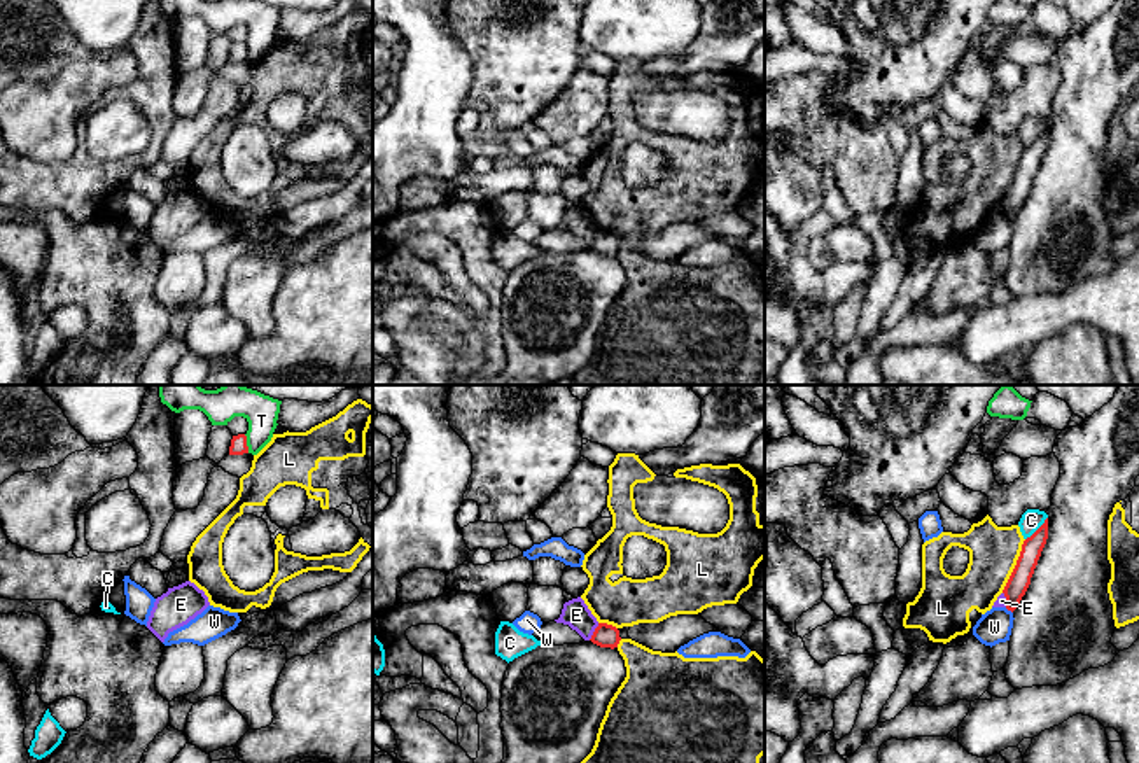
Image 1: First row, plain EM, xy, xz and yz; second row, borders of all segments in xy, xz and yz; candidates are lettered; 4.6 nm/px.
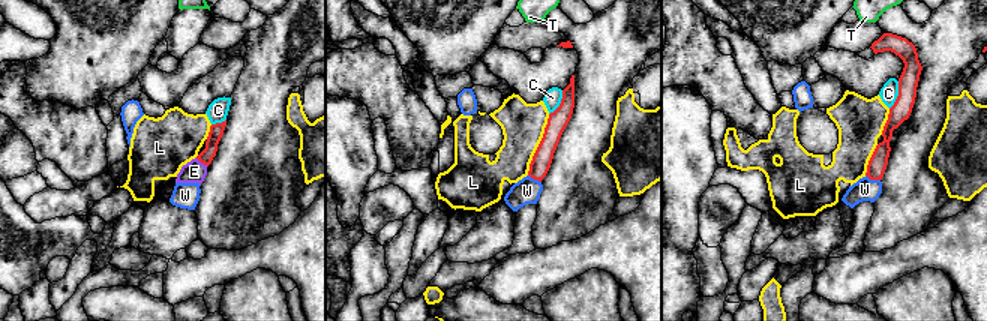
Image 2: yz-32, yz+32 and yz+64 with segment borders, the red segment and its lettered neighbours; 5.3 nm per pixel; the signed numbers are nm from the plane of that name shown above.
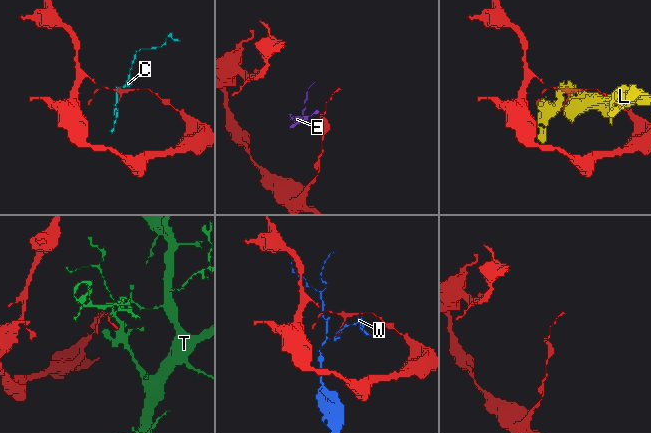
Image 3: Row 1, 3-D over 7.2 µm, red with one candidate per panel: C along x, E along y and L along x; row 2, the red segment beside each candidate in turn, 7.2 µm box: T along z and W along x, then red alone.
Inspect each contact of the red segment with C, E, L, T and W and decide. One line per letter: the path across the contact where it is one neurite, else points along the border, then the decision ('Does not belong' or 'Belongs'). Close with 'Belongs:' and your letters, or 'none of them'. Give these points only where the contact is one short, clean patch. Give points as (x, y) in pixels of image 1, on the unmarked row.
C: Does not belong
E: Boundary: xz (599, 231), (588, 247). Does not belong
L: Does not belong
T: Boundary: xy (244, 42), (249, 60). Does not belong
W: Does not belong
Belongs: none of them

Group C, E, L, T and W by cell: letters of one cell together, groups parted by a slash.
C / E / L / T / W

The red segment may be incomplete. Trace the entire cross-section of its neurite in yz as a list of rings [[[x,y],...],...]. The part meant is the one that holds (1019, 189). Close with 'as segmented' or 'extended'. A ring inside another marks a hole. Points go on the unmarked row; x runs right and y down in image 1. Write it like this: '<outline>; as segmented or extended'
[[[1048,126],[1045,131],[1024,149],[1020,164],[1017,168],[1017,173],[1003,198],[1006,205],[1006,217],[1015,219],[1025,203],[1031,186],[1034,182],[1034,177],[1038,173],[1038,168],[1041,164],[1041,159],[1048,147]]]; as segmented

